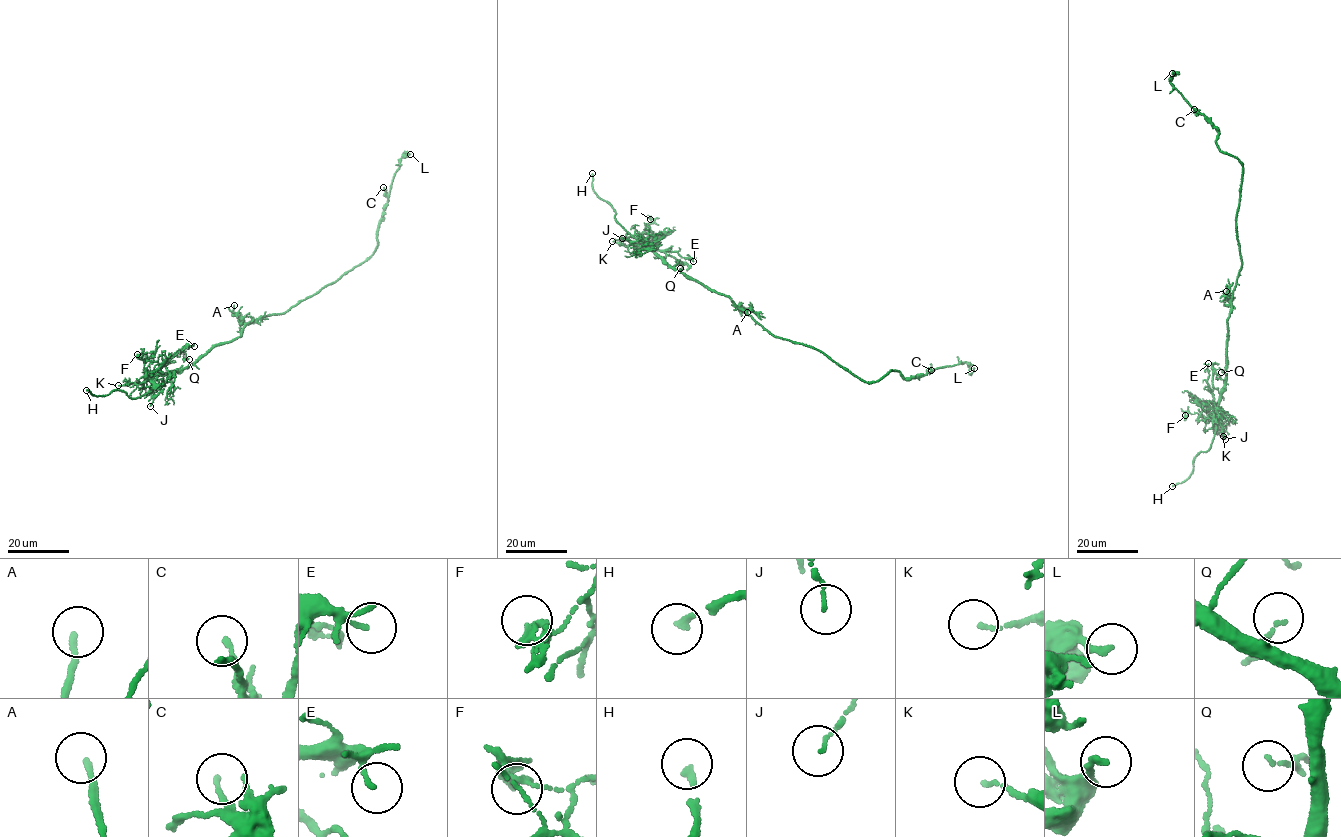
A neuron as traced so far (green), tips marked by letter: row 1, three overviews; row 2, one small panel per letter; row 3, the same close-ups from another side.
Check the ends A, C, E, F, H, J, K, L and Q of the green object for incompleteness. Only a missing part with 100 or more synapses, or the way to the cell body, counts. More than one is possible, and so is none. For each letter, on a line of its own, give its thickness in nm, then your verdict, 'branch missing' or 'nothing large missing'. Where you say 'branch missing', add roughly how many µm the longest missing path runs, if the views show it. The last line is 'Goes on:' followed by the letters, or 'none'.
A: 170 nm | nothing large missing
C: 130 nm | nothing large missing
E: 110 nm | nothing large missing
F: 140 nm | nothing large missing
H: 160 nm | branch missing | 8 µm
J: 70 nm | nothing large missing
K: 100 nm | nothing large missing
L: 170 nm | nothing large missing
Q: 80 nm | nothing large missing
Goes on: H

